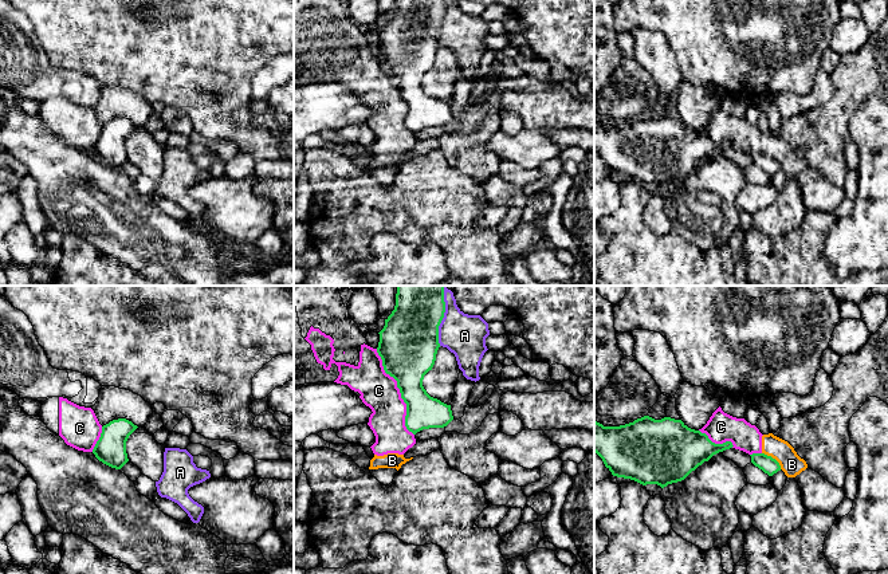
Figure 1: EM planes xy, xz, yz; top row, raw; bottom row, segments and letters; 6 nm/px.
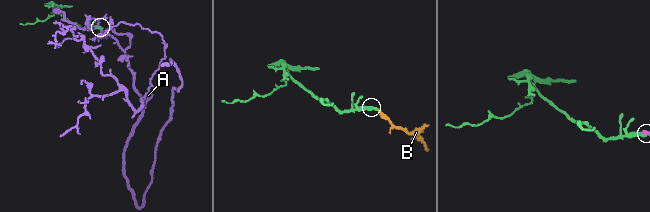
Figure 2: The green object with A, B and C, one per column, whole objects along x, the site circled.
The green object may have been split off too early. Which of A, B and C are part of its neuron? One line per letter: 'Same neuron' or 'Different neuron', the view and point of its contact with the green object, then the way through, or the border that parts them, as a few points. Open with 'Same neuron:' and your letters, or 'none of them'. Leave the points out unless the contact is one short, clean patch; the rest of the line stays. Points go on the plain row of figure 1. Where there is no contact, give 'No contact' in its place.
Same neuron: none of them
A: Different neuron. Touches green at xz (440, 22)
B: Different neuron. Touches green at yz (771, 157). Boundary: yz (762, 152), (771, 156), (781, 168)
C: Different neuron. Touches green at xz (400, 91)

